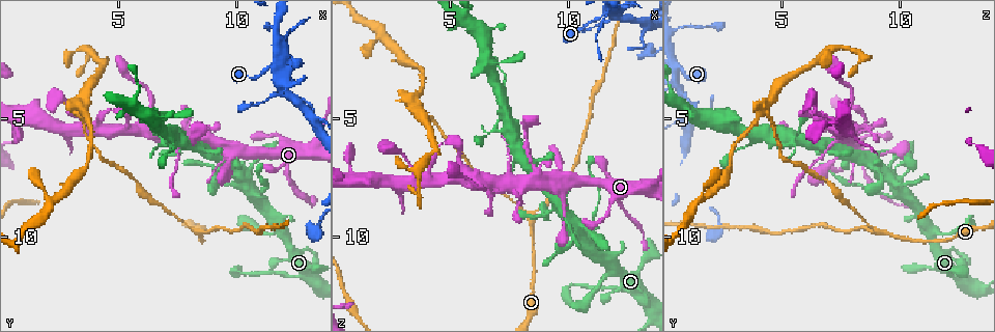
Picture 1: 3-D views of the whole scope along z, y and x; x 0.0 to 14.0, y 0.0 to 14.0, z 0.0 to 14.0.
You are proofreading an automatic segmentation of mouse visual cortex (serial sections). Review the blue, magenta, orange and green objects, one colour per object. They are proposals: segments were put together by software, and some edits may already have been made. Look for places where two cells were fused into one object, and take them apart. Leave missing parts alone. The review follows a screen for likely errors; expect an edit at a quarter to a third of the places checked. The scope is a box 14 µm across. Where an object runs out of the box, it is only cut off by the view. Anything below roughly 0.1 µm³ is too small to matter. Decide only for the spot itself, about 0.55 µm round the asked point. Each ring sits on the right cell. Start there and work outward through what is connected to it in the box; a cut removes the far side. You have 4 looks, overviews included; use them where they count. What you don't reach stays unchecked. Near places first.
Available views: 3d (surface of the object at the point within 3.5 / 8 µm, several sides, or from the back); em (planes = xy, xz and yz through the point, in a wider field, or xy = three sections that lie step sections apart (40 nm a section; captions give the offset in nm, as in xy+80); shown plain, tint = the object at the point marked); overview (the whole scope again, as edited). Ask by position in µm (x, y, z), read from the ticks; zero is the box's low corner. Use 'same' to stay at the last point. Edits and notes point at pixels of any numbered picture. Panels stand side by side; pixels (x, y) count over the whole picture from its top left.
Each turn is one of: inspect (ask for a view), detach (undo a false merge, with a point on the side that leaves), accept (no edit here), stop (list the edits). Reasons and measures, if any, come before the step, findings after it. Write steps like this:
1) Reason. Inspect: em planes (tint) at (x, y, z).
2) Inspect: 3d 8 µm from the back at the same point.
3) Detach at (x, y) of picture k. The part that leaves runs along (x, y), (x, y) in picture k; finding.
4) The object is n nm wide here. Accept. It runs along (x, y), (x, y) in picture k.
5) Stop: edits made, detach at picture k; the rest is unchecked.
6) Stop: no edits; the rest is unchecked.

A fork. Inspect: 3d 3.5 µm at (8.4, 9.9, 9.1).

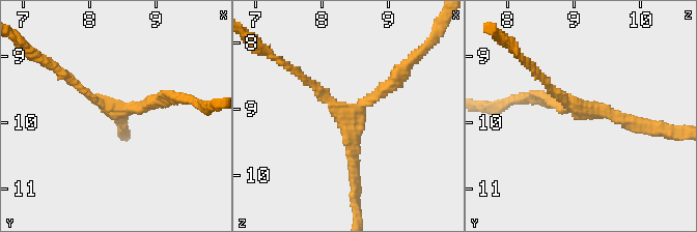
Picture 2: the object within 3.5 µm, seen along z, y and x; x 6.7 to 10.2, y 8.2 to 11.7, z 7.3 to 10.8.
3 arms meet here; the arms are 150, 150, 200 nm wide; shape alone is not enough. Inspect: em xy step 2 (tint) at (8.40, 9.80, 9.15).

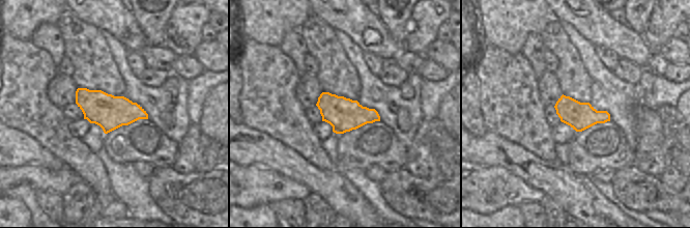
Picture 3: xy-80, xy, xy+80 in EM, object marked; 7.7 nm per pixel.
Accept. It runs along (356, 179), (346, 118), (299, 76) in picture 2; continuous, no second cell.

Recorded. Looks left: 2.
Thin arm on a thick one. Inspect: 3d 3.5 µm at (3.5, 4.6, 4.4).

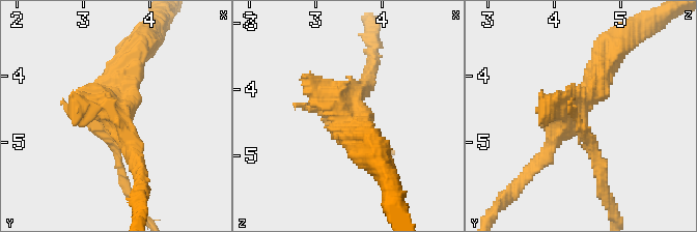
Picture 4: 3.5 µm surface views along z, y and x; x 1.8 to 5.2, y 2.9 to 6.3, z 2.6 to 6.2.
Inspect: em planes (tint) at (3.55, 4.60, 4.30).

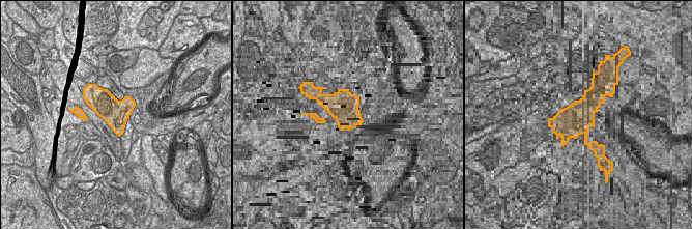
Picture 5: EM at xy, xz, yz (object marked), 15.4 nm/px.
Detach at (114, 115) of picture 4. The part that leaves runs along (114, 121), (134, 146), (140, 181) in picture 4; a second cell is stuck on.

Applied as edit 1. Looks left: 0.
Stop: edits made, detach at picture 4; the rest is unchecked.

